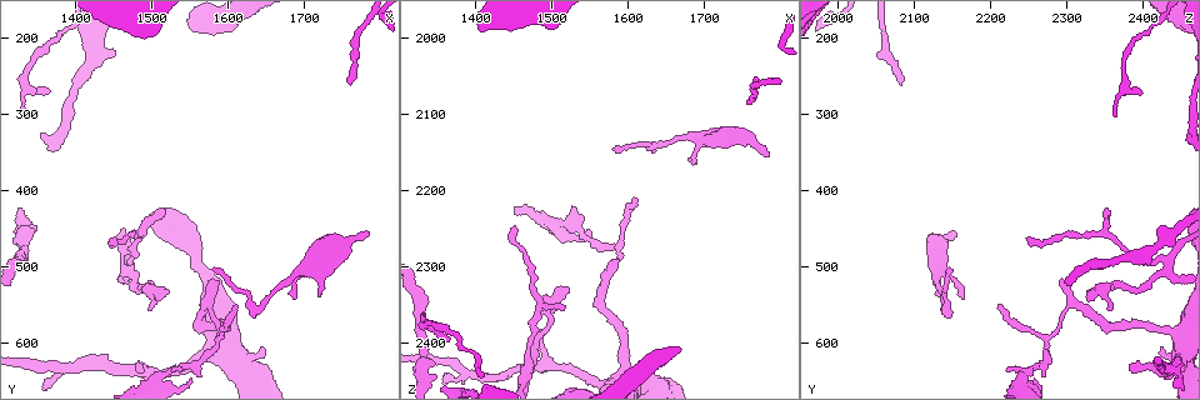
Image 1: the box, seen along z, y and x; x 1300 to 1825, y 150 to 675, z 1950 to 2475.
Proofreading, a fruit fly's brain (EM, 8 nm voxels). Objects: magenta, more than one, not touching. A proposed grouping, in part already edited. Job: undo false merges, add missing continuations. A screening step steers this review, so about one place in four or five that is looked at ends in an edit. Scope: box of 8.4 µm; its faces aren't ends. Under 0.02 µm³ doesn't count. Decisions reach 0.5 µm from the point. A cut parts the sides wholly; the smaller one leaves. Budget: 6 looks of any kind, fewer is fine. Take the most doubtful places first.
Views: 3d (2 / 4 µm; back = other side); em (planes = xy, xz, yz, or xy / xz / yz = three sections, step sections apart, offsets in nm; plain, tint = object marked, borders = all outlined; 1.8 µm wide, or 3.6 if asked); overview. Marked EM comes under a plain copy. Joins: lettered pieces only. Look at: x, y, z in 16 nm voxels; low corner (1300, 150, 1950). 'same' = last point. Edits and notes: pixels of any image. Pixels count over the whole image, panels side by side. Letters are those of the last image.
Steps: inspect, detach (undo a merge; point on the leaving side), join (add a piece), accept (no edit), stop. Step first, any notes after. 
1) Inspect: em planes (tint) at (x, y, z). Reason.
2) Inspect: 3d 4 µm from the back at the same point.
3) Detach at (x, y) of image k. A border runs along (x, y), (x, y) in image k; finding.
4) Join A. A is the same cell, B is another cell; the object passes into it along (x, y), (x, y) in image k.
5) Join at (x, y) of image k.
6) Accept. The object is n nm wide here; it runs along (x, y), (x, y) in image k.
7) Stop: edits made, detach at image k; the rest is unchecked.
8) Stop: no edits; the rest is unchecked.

Inspect: em planes (tint) at (1780, 455, 2150). Free end.

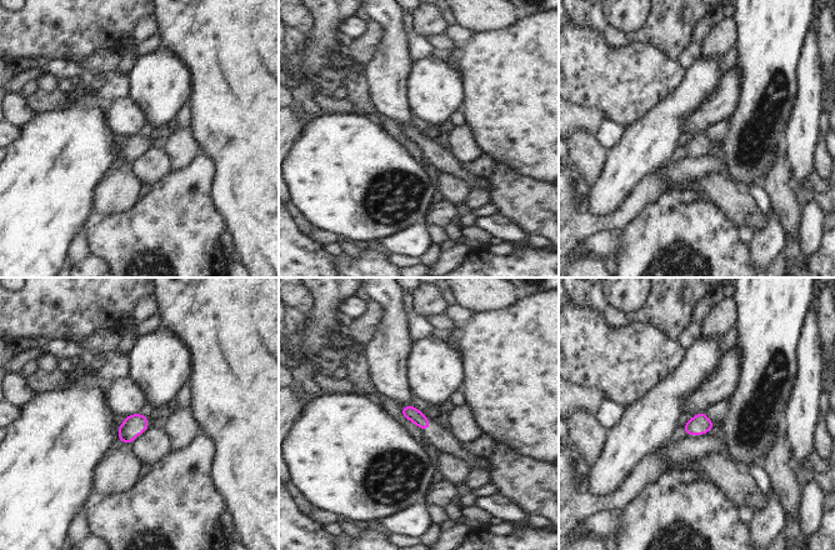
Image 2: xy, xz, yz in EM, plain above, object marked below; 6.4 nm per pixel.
Inspect: em planes (borders) at the same point.

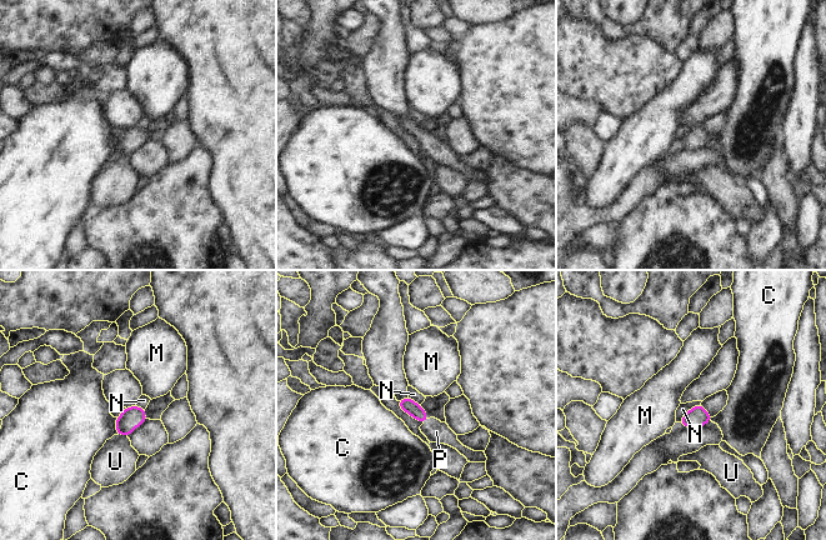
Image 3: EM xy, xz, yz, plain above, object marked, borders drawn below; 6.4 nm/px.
Join P. P is the same cell, C, M, N and U are other cells; the object passes into it along (408, 405), (426, 420), (436, 431) in image 3; the neuron continues.

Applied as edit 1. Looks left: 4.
Inspect: em xy step 8 (tint) at (1465, 490, 2425). Three-way junction.

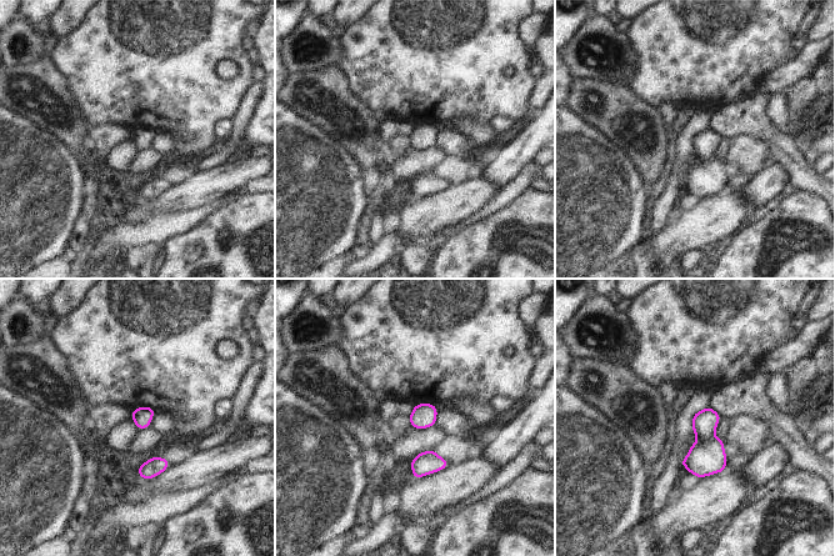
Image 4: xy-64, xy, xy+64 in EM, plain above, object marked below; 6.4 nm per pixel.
Inspect: em xy step 8 (borders) at the same point.

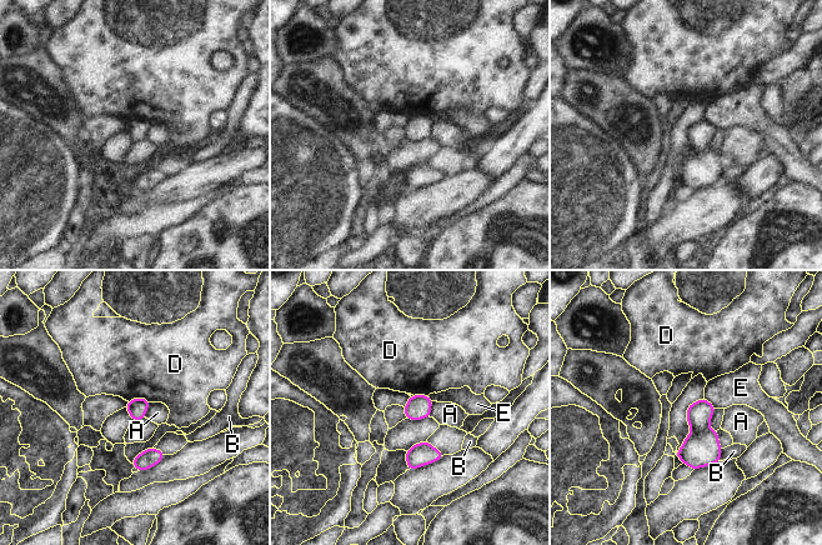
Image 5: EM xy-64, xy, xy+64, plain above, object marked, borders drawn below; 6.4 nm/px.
Accept. The object is 120 nm wide here; A, B, D and E are other cells; a border runs along (128, 400), (148, 399), (150, 401) in image 5; one neuron here.

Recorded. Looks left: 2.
Inspect: em planes (tint) at (1510, 425, 2350).

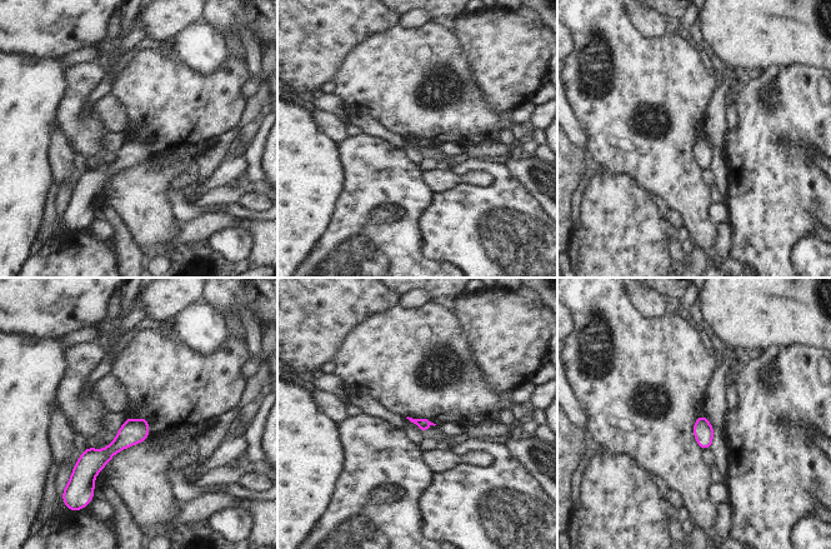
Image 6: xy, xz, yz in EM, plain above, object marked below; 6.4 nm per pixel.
Inspect: em planes (borders) at the same point. What lies round it.

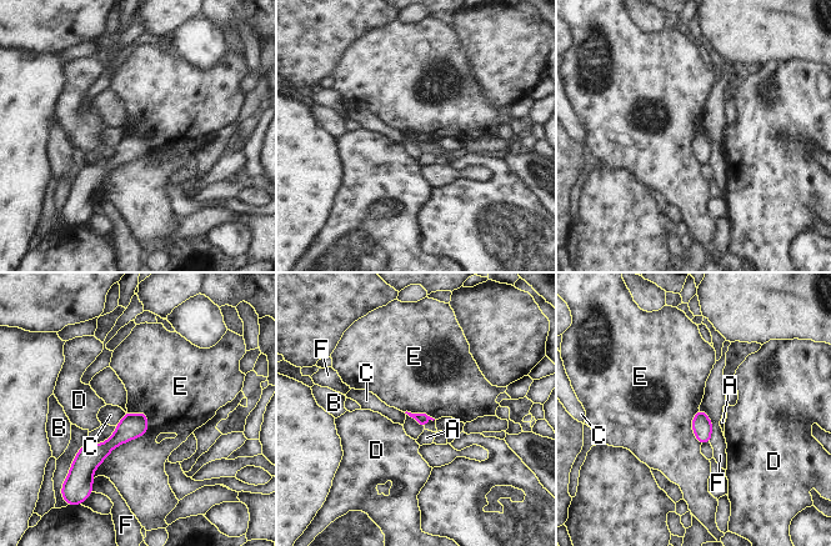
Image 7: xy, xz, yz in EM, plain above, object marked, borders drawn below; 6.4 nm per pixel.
Accept. The object is 80 nm wide here; A, B, C, D, E and F are other cells; it runs along (143, 416), (100, 452), (79, 460) in image 7; none of them fits.

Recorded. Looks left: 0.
Stop: edits made, join at image 3; the rest is unchecked.

